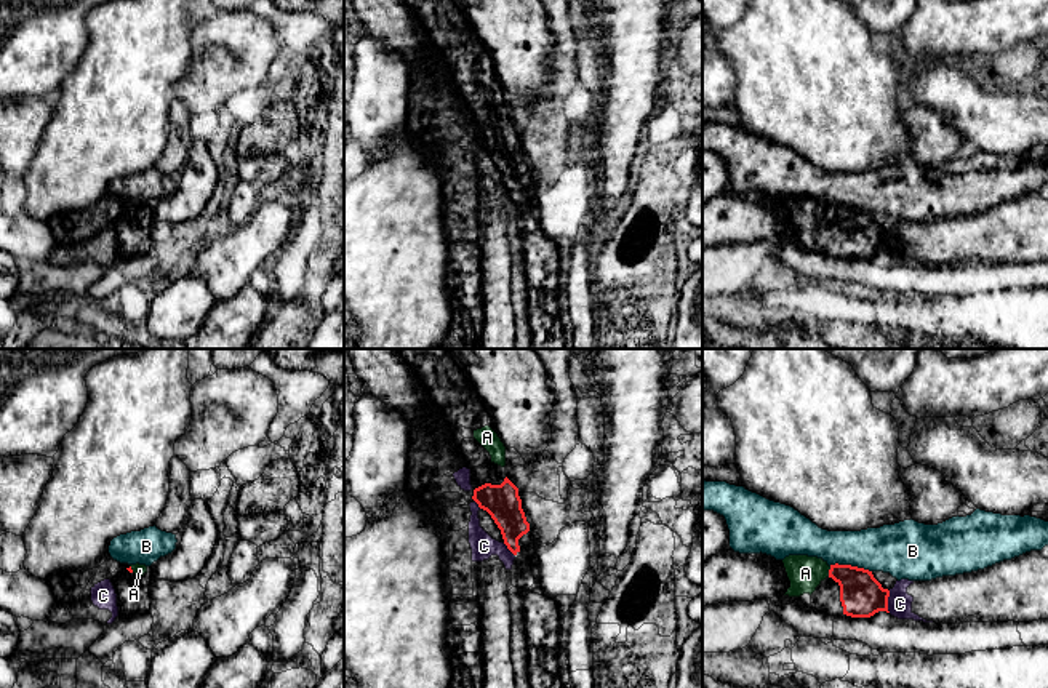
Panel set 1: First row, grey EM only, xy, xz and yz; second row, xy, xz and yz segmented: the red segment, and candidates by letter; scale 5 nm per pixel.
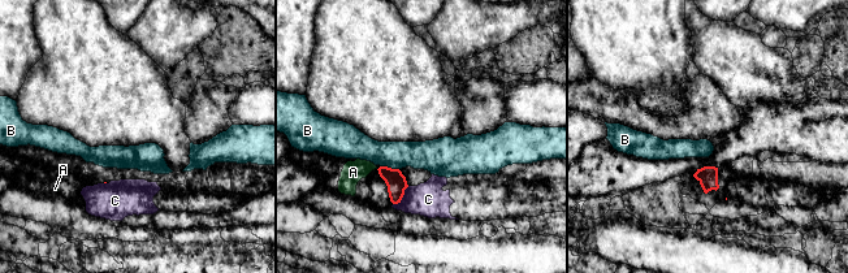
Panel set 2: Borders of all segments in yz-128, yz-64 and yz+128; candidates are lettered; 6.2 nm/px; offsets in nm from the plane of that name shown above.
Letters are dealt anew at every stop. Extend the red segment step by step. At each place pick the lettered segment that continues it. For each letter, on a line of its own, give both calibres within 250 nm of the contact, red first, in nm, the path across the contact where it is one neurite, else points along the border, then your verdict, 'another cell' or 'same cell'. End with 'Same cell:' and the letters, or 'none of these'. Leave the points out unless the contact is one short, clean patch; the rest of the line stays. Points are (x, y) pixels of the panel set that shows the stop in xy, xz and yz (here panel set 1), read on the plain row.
A: calibres 220 and 180 nm; way yz (861, 237), (837, 213), (829, 213), (805, 215); same cell
B: calibres 220 and 260 nm; border yz (829, 207), (853, 207), (871, 213); another cell
C: calibres 220 and 130 nm; border yz (890, 232), (888, 253); another cell
Same cell: A

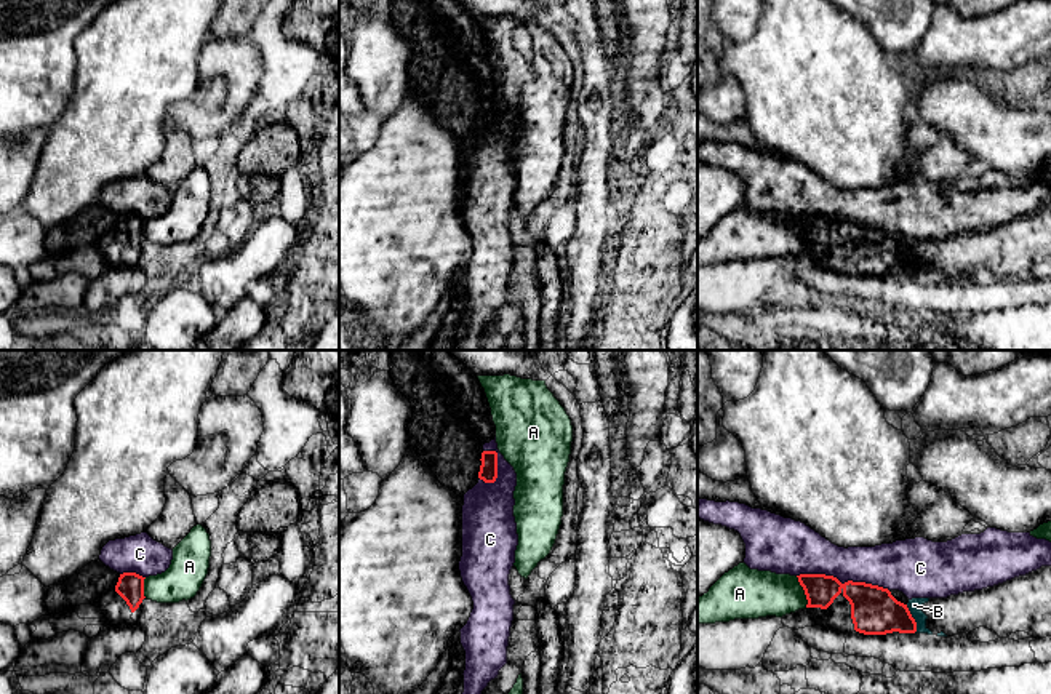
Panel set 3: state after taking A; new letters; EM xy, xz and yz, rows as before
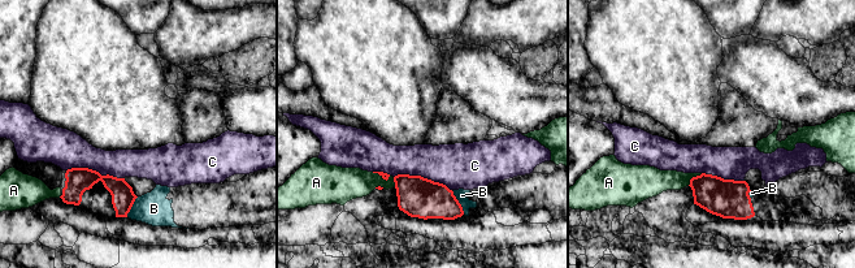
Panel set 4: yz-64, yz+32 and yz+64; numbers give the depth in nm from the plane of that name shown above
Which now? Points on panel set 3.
A: calibres 160 and 240 nm; border yz (795, 218), (803, 232), (807, 248); another cell
B: calibres 240 and 70 nm; border yz (906, 247), (915, 264), (915, 274); another cell
C: calibres 240 and 220 nm; border yz (797, 216), (832, 216), (842, 224), (864, 223), (888, 232); another cell
Same cell: none of these

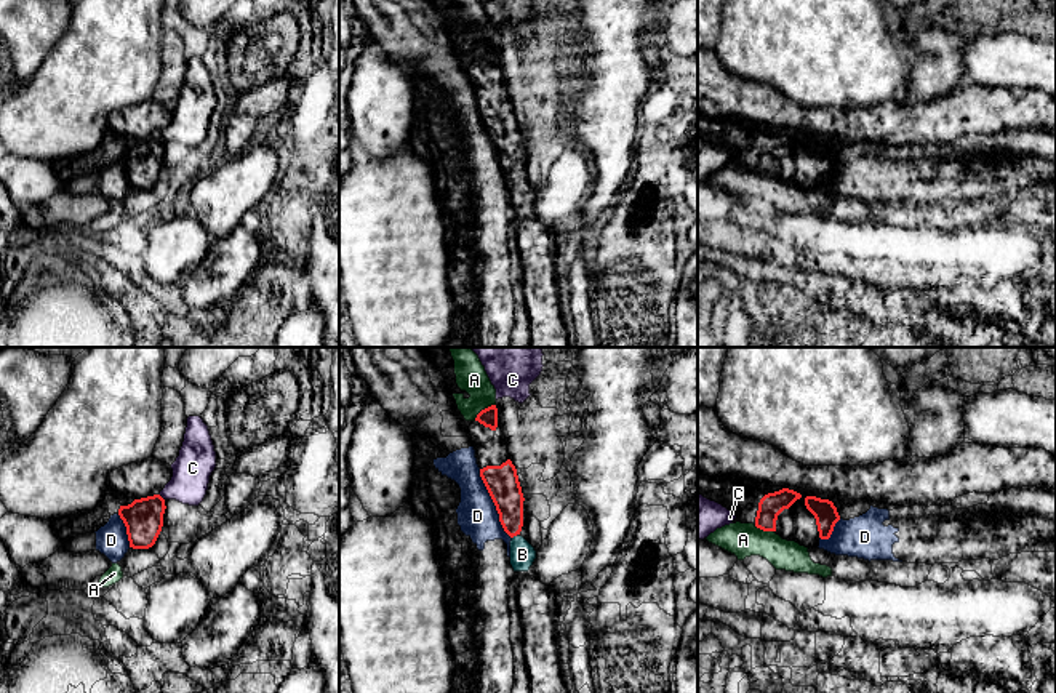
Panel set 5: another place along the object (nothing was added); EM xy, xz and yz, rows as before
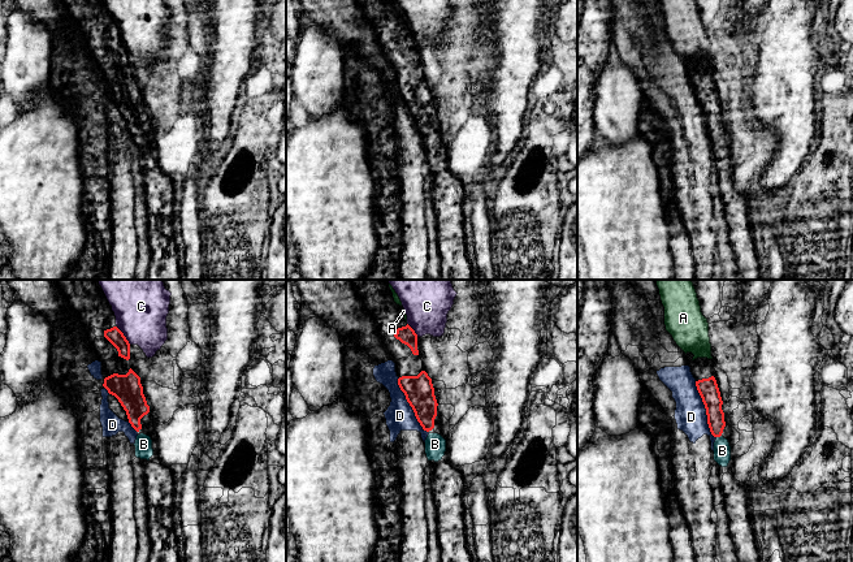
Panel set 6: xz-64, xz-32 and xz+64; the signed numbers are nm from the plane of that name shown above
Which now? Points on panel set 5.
A: calibres 90 and 160 nm; border xz (495, 45), (484, 50), (474, 61); another cell
B: calibres 160 and 130 nm; same cell
C: calibres 190 and 190 nm; border xy (159, 135), (164, 141); another cell
D: calibres 160 and 200 nm; border xz (479, 111), (498, 162), (511, 180); another cell
Same cell: B

